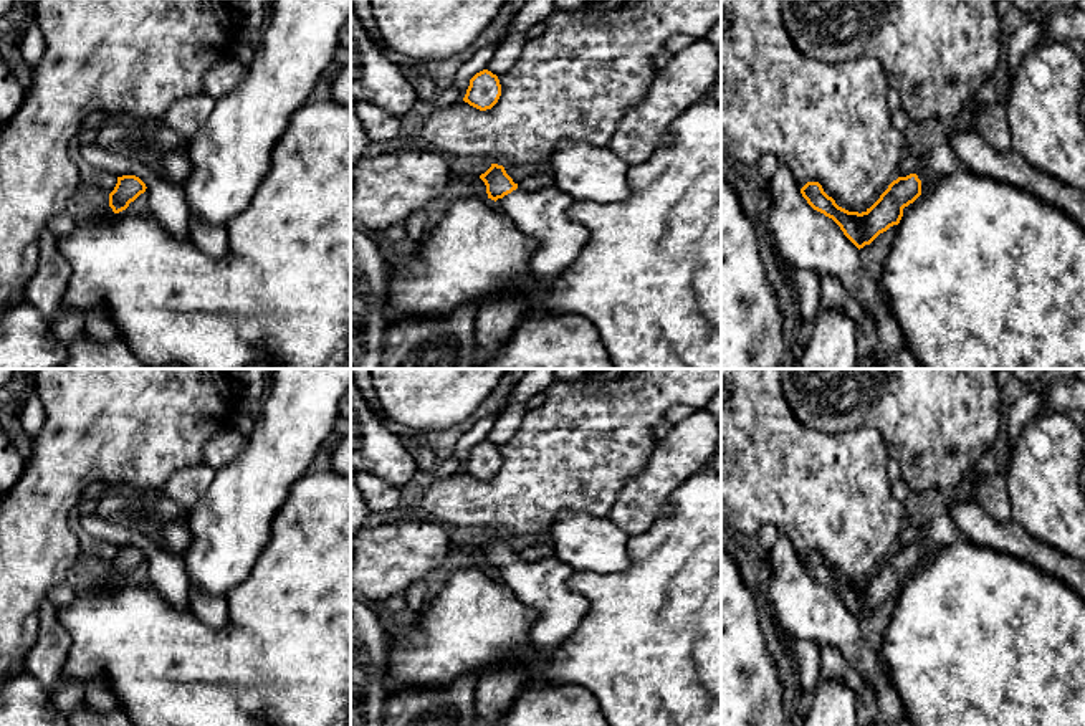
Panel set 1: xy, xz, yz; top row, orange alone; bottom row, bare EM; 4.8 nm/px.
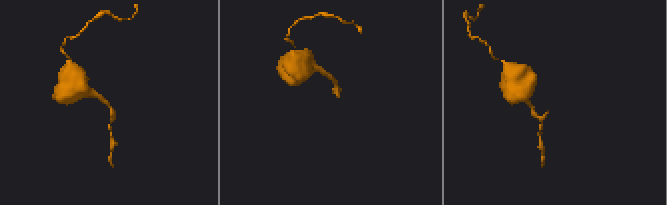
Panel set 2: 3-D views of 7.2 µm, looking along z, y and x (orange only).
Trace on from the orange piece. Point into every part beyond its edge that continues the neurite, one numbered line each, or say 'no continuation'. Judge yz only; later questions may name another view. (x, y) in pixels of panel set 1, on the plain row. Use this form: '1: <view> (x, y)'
1: yz (925, 546)

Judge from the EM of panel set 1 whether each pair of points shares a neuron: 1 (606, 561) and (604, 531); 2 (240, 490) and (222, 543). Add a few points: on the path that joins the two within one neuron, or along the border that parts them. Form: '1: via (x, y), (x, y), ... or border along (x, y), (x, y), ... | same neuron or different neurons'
1: via (606, 554), (604, 538) | same neuron
2: via (240, 503), (229, 530) | same neuron

